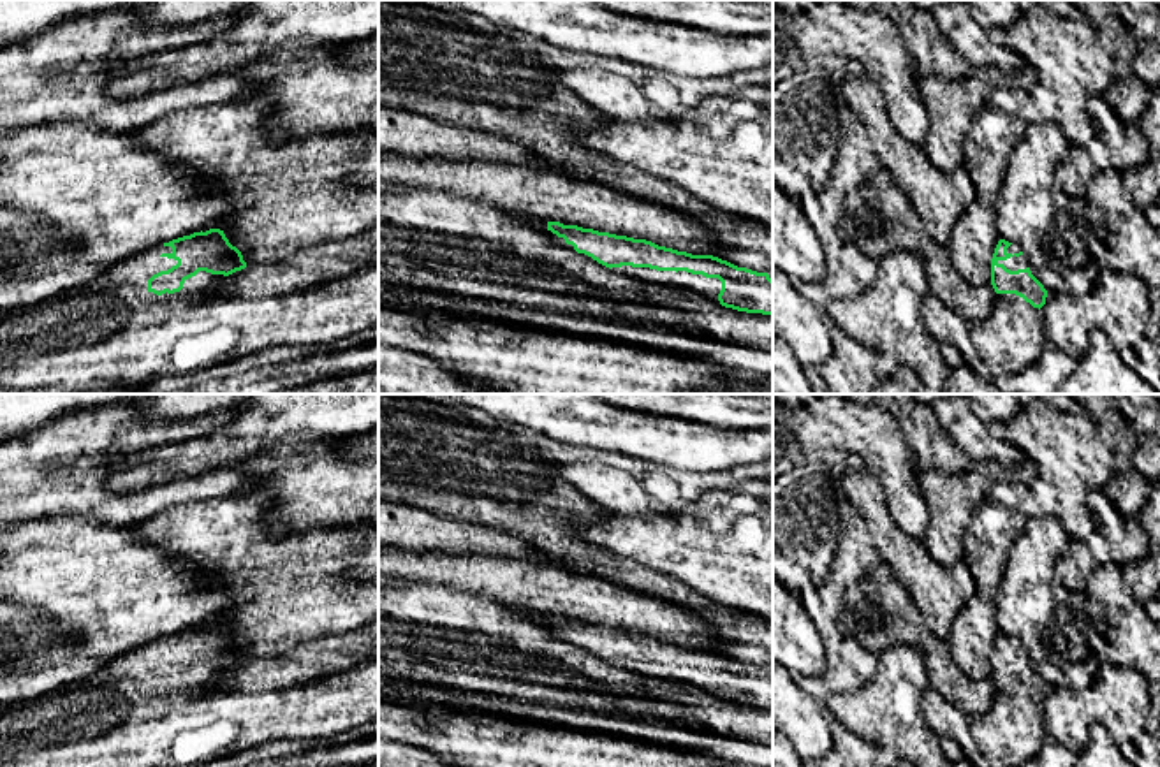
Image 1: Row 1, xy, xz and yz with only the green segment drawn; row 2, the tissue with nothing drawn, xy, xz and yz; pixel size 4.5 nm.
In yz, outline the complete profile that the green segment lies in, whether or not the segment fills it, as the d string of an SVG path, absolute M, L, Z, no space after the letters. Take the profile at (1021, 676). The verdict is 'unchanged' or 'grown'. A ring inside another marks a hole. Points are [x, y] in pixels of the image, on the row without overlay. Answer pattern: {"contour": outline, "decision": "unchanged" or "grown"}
{"contour": "M1000 633L991 653L991 679L996 686L993 707L970 720L970 732L991 767L1023 767L1047 741L1040 702L1047 684L1032 668L1028 653L1017 639Z", "decision": "grown"}

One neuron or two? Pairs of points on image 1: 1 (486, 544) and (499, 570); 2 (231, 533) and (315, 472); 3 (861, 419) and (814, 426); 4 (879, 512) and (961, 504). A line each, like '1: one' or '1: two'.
1: two
2: two
3: one
4: two

